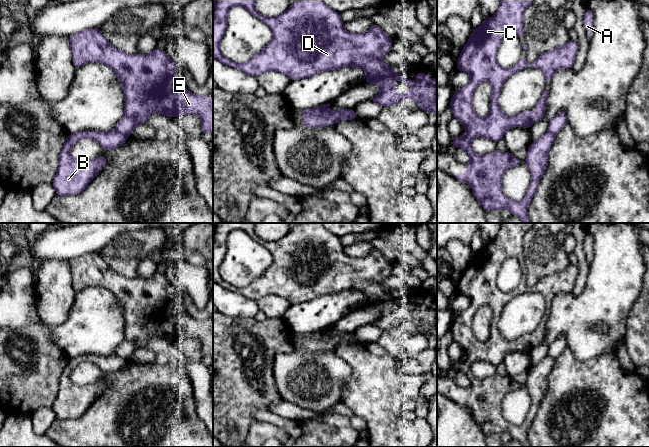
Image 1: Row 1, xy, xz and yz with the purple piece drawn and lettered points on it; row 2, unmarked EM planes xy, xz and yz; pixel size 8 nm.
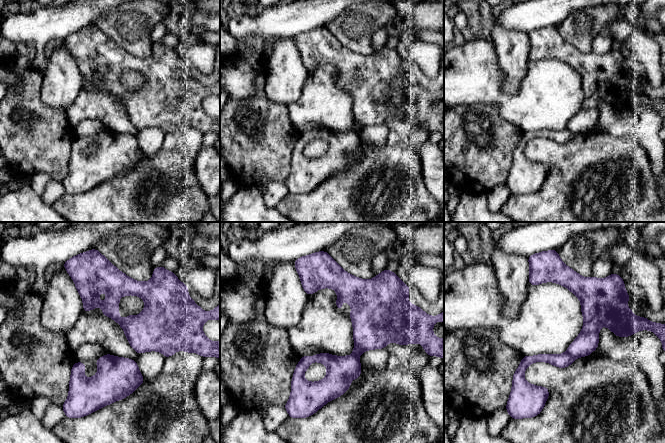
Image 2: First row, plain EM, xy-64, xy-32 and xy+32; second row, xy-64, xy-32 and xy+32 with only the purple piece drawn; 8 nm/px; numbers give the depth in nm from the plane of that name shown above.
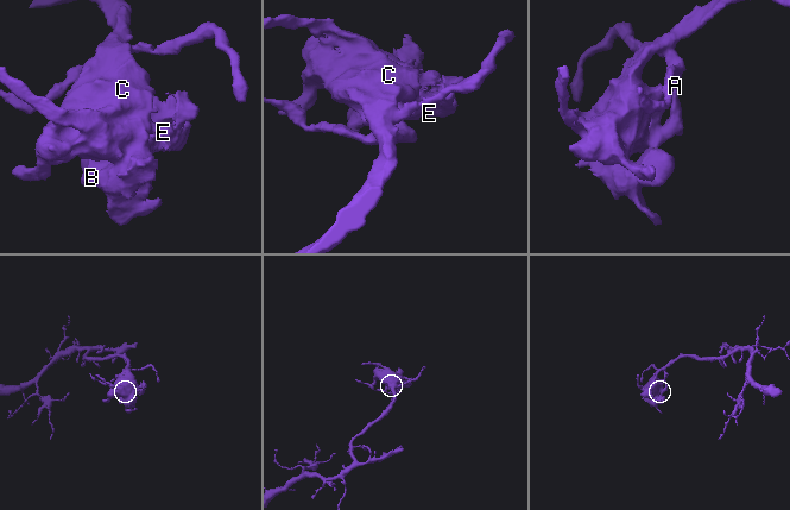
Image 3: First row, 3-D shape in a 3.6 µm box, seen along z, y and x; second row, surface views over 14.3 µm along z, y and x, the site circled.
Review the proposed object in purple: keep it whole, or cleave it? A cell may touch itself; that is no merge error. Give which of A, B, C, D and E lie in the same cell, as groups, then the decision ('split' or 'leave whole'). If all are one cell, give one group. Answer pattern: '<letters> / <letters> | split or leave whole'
A / B C D E | split

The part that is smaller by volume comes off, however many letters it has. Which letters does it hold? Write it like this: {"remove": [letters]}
{"remove": ["A"]}

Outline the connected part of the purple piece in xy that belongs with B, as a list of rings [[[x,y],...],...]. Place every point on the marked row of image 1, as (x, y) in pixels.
[[[113,130],[108,132],[80,131],[70,133],[64,143],[58,160],[58,170],[52,185],[59,196],[81,193],[93,178],[107,165],[104,156],[95,160],[77,161],[70,150],[79,139],[93,139],[103,150],[111,150],[126,142],[127,136]]]

